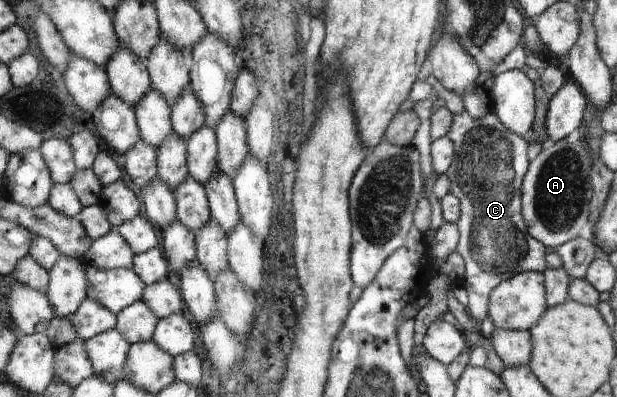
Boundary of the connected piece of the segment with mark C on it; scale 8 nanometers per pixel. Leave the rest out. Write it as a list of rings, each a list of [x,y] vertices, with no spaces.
[[[465,109],[460,113],[452,113],[452,126],[447,136],[454,144],[454,155],[453,163],[445,175],[450,181],[449,192],[459,199],[461,207],[461,216],[456,224],[459,231],[456,251],[465,263],[462,286],[469,298],[467,312],[478,325],[489,314],[490,296],[504,280],[509,280],[512,276],[525,271],[543,274],[551,270],[546,262],[546,254],[550,254],[550,248],[533,238],[523,216],[522,187],[525,176],[534,163],[534,160],[528,160],[528,148],[530,148],[528,141],[517,133],[510,132],[510,129],[498,120],[497,113],[491,111],[483,118],[476,119],[468,115]]]

